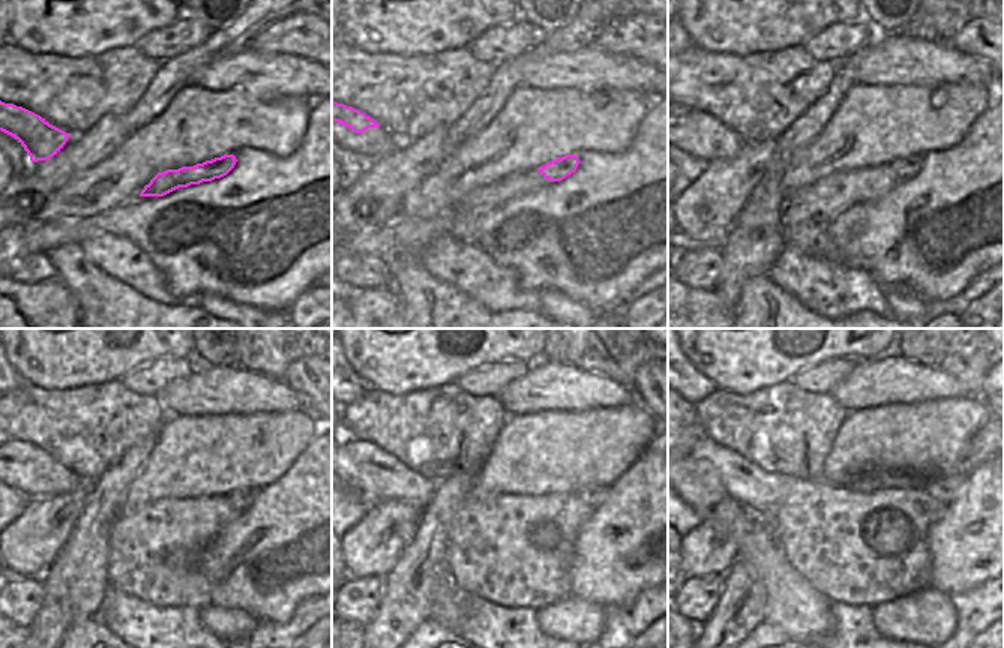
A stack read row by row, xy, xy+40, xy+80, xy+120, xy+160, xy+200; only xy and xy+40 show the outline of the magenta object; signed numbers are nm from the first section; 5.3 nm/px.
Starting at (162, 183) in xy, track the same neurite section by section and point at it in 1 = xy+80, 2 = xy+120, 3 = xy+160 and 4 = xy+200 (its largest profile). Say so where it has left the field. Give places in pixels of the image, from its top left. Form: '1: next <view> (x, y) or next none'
1: next xy+80 (908, 167)
2: next xy+120 (239, 500)
3: next xy+160 (593, 495)
4: next xy+200 (943, 489)

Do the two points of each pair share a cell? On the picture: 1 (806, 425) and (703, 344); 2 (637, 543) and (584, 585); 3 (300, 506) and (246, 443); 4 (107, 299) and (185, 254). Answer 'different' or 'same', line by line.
1: different
2: same
3: different
4: different

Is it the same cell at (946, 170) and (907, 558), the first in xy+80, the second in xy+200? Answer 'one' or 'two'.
two

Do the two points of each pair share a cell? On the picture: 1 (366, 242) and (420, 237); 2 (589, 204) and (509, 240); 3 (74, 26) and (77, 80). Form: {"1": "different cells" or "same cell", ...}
{"1": "same cell", "2": "same cell", "3": "different cells"}

